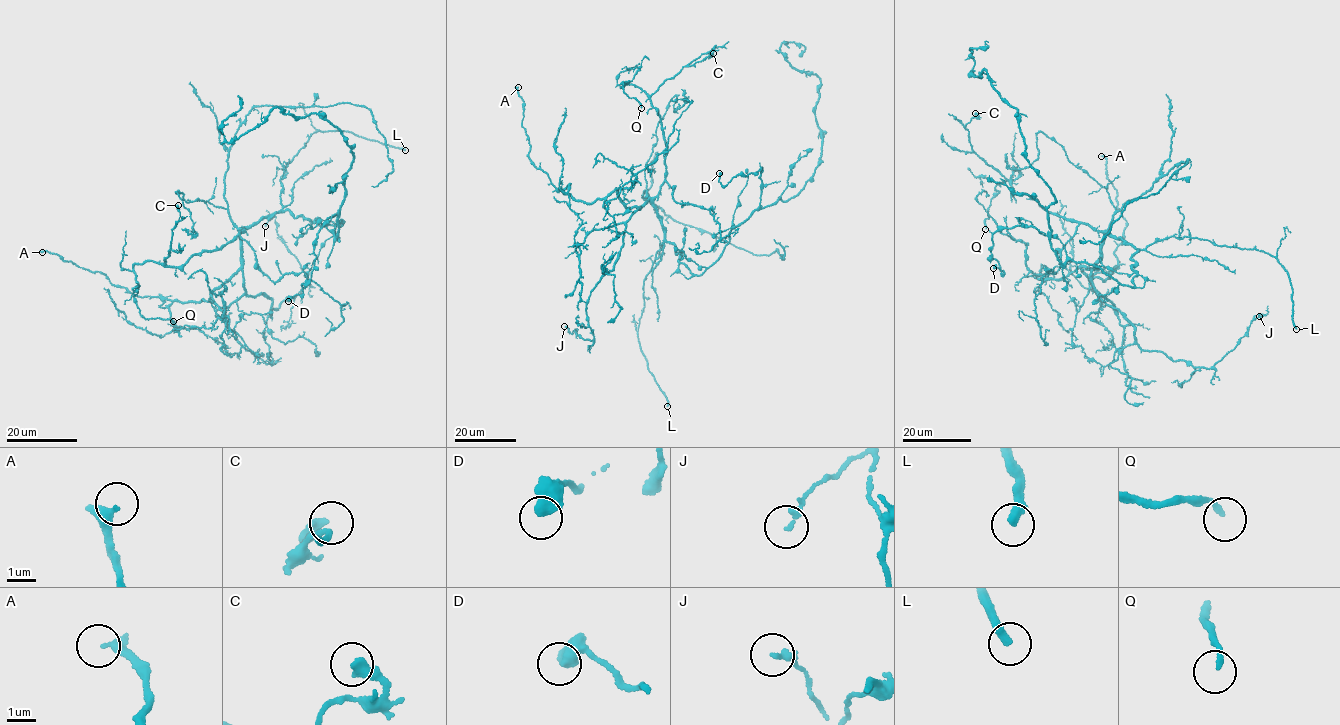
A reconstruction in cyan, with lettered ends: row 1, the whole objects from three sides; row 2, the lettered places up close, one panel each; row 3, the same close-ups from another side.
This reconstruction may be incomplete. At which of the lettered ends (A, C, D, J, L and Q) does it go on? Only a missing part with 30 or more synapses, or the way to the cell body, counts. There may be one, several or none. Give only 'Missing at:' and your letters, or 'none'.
Missing at: L

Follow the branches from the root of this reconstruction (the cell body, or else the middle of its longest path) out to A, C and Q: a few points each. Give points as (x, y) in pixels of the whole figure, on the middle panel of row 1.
A: (693, 273), (665, 239), (652, 202), (628, 208), (614, 190), (591, 203), (578, 201), (533, 166), (518, 87)
C: (693, 273), (665, 239), (654, 204), (665, 180), (666, 149), (660, 115), (650, 98), (691, 61), (713, 53)
Q: (693, 273), (665, 239), (654, 204), (666, 169), (660, 115), (645, 91), (621, 84), (641, 108)

